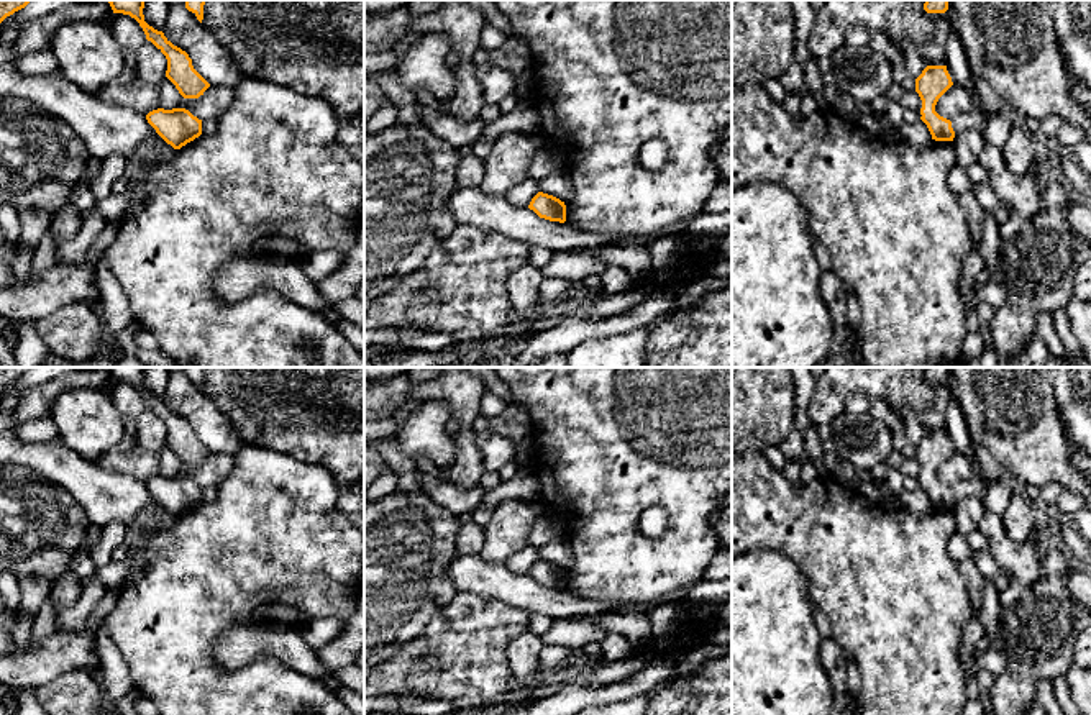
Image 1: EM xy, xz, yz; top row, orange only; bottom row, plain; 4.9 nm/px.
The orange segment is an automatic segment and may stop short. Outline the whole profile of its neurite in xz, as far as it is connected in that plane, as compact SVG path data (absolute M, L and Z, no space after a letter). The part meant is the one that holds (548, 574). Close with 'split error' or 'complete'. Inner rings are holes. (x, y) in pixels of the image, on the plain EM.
M538 559L530 572L530 577L533 577L540 585L550 587L550 589L566 589L566 572L559 566Z | complete

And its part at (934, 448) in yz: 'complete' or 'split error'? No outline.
split error

